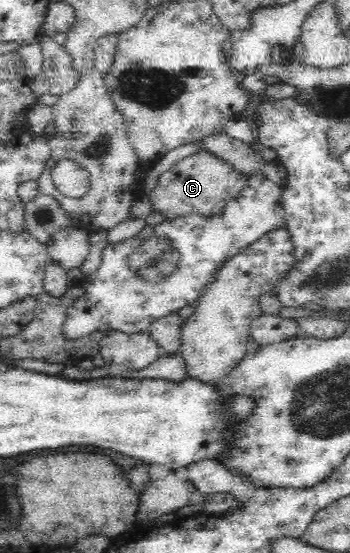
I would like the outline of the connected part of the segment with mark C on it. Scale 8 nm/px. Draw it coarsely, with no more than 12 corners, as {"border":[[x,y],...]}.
{"border":[[205,151],[179,159],[149,195],[169,220],[219,215],[249,181]]}

